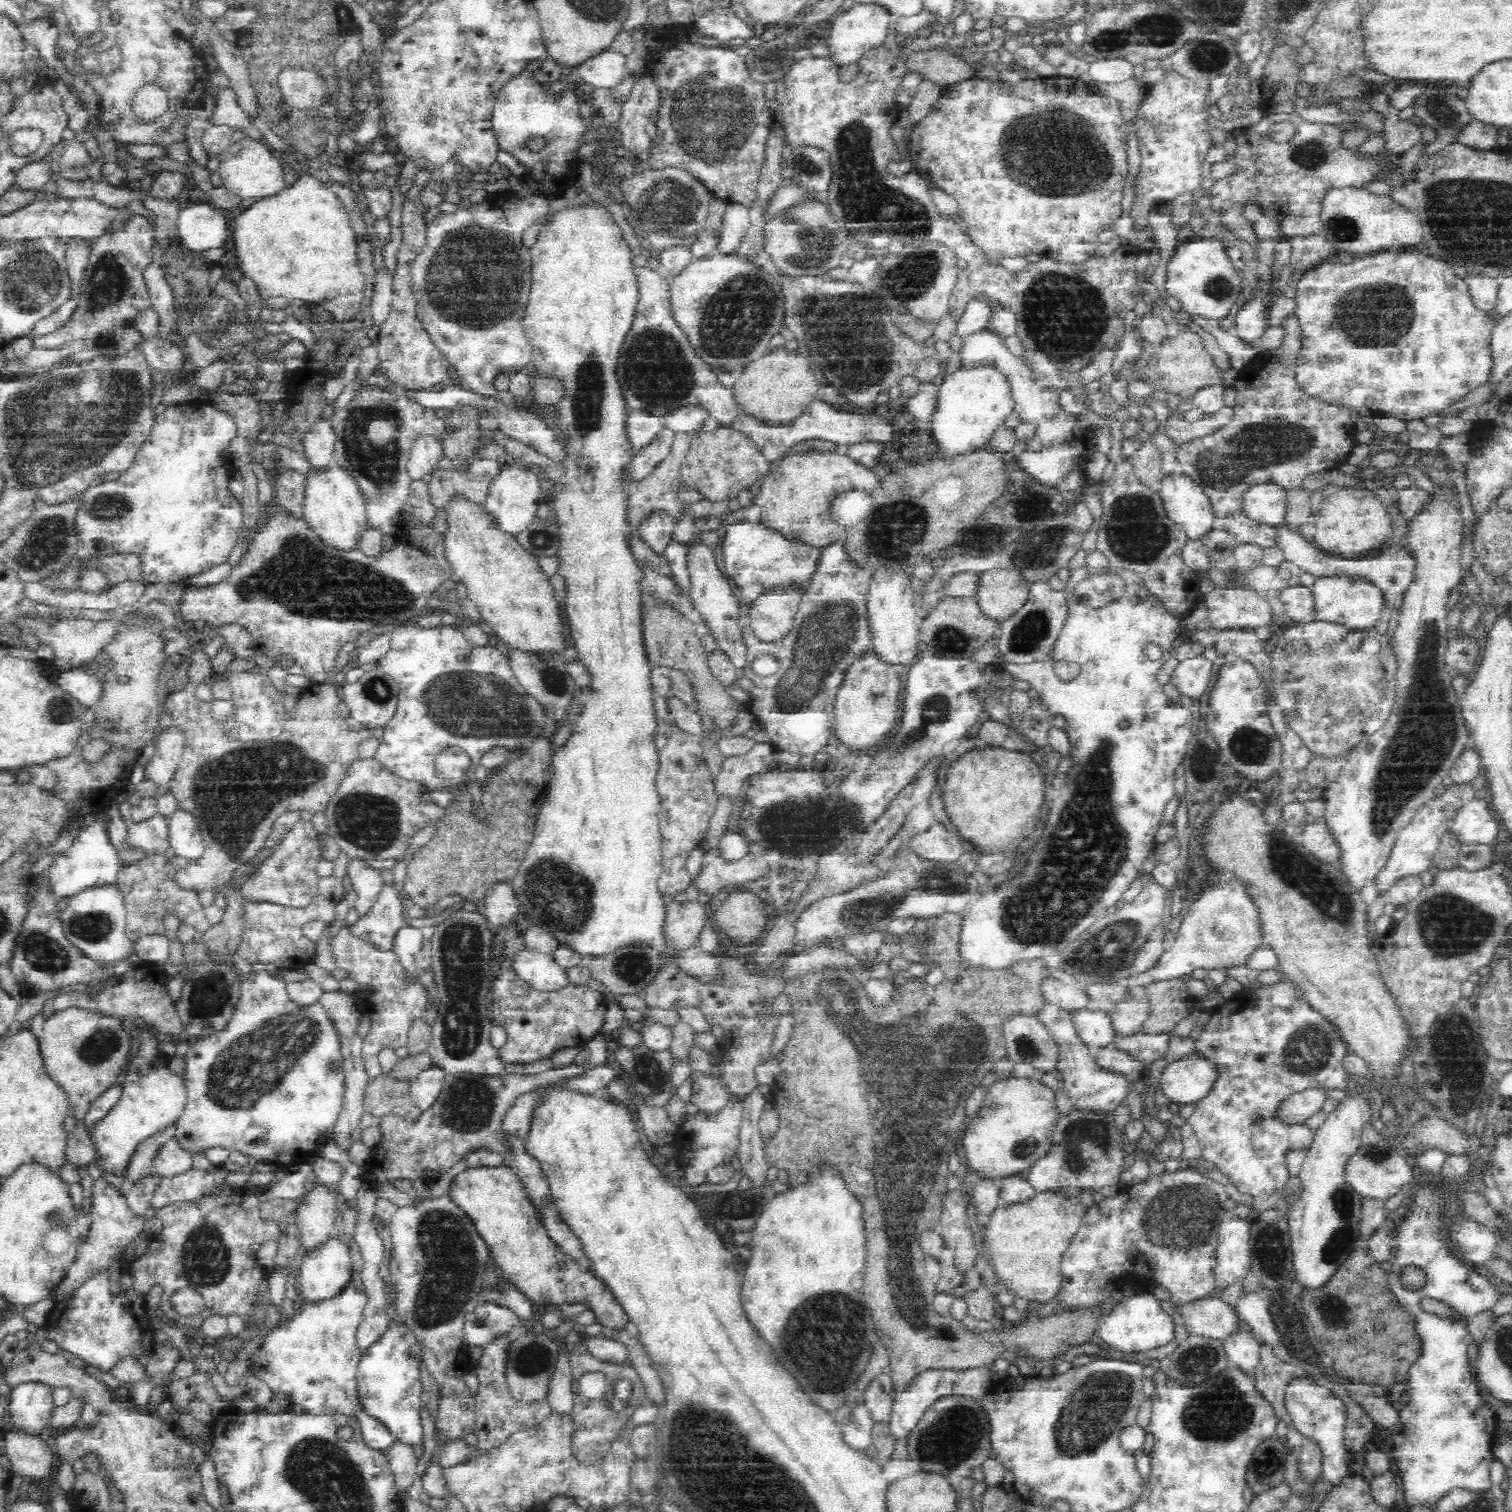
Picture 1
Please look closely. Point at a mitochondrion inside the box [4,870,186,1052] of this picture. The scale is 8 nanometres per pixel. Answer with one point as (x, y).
(39, 951)

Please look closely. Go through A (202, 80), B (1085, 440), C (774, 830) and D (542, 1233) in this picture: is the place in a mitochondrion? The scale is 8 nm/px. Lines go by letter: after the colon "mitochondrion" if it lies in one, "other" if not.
A: other
B: other
C: mitochondrion
D: other

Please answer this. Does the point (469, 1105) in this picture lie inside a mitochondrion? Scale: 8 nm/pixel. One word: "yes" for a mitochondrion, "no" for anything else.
yes

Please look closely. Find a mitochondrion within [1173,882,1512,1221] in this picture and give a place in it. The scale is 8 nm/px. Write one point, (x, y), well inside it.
(1448, 925)

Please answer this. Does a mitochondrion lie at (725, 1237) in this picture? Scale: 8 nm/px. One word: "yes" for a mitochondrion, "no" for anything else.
no

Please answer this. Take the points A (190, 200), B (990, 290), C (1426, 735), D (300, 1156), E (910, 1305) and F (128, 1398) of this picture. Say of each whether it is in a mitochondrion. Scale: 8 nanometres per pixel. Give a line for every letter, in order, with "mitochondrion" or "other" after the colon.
A: other
B: other
C: mitochondrion
D: other
E: mitochondrion
F: other

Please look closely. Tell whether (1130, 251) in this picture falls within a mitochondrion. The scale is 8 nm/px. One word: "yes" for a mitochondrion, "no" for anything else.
no

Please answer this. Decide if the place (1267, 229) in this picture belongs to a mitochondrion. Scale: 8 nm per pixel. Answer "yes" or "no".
no

